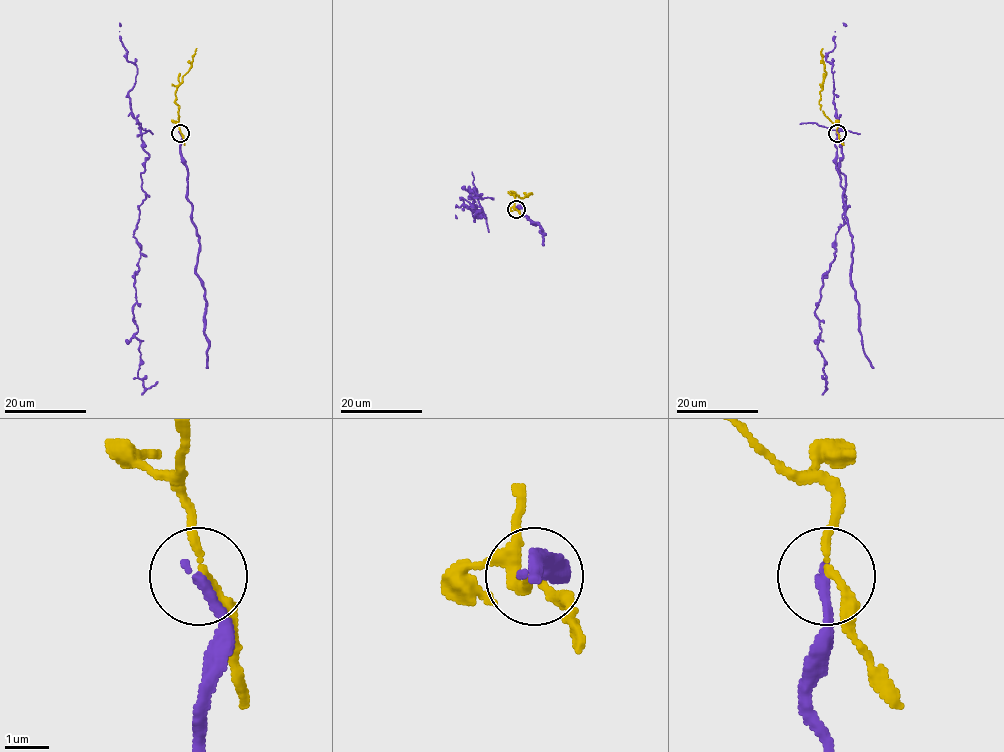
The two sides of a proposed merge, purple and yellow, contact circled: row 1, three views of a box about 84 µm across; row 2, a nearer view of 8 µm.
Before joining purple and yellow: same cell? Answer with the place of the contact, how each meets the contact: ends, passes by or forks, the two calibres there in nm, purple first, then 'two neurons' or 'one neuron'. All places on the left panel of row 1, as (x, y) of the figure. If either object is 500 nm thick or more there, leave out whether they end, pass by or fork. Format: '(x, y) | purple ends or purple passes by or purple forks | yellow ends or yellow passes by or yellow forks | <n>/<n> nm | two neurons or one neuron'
(180, 133) | purple ends | yellow passes by | 260/170 nm | two neurons

